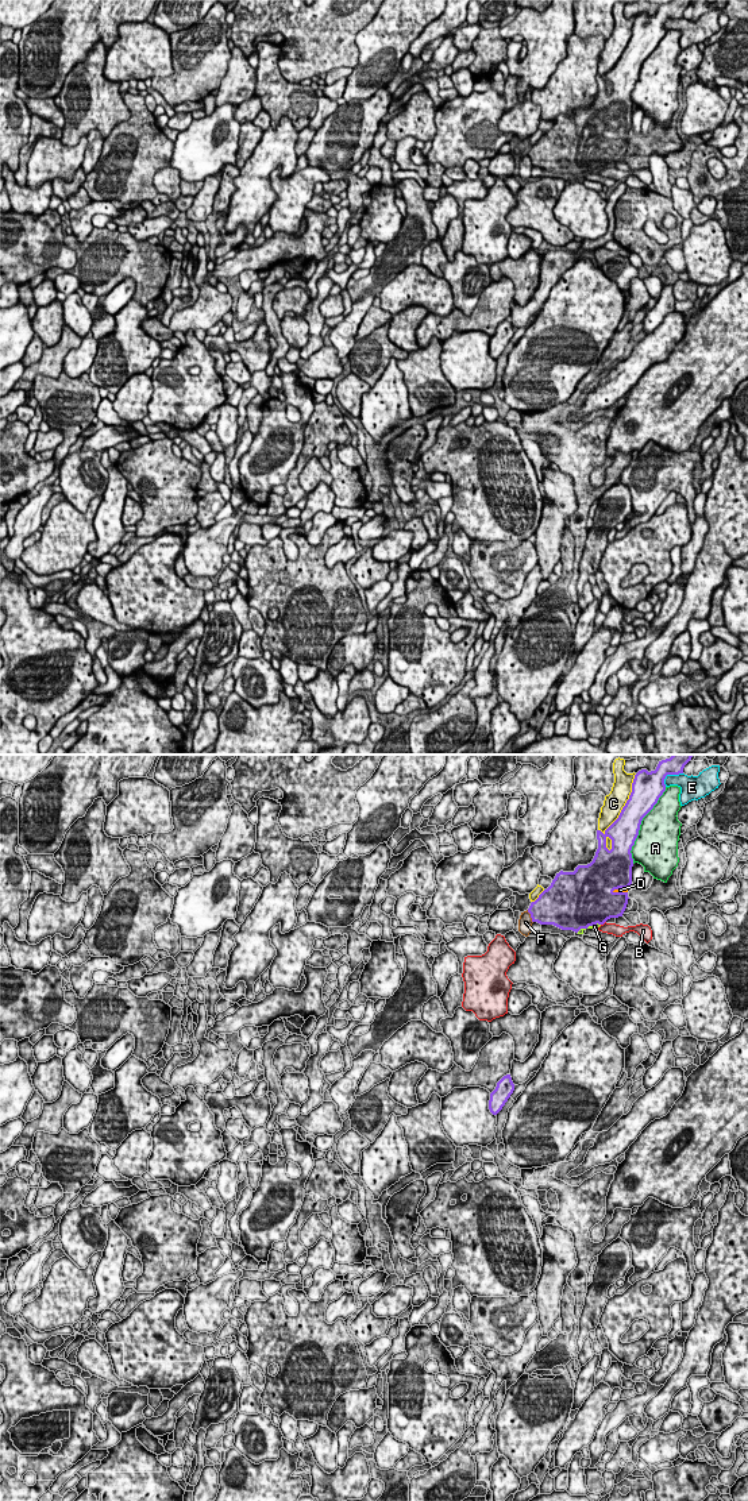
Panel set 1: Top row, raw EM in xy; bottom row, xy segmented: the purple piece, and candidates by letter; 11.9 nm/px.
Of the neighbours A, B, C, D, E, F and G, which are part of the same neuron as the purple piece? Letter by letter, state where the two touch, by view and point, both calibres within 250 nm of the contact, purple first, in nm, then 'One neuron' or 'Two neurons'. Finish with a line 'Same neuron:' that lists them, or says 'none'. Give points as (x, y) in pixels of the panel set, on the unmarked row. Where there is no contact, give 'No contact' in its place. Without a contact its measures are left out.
A: Touches purple at xy (640, 68). Thickness 340 nm (purple) against 480 nm. Two neurons
B: Touches purple at xy (602, 168). Thickness 460 nm (purple) against 140 nm. Two neurons
C: Touches purple at xy (625, 49). Thickness 320 nm (purple) against 240 nm. Two neurons
D: Touches purple at xy (619, 131). Thickness 480 nm (purple) against 60 nm. One neuron
E: Touches purple at xy (669, 18). Thickness 320 nm (purple) against 190 nm. Two neurons
F: Touches purple at xy (531, 161). Thickness 380 nm (purple) against 160 nm. Two neurons
G: Touches purple at xy (588, 170). Thickness 500 nm (purple) against 60 nm. One neuron
Same neuron: D, G

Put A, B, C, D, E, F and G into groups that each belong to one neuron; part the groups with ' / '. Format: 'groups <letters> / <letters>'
groups A / B / C / D G / E / F

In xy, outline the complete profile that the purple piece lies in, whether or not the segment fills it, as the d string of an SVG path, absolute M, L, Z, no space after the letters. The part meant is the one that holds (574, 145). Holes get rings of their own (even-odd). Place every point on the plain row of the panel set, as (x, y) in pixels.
M671 0L659 5L655 15L641 13L635 19L632 36L618 62L604 77L597 74L598 93L593 105L587 109L578 109L574 116L556 117L551 130L531 147L528 157L532 166L583 178L586 173L597 174L608 163L622 161L629 143L628 132L632 128L631 94L639 80L641 65L666 35L666 20L683 18L683 12L691 1Z

